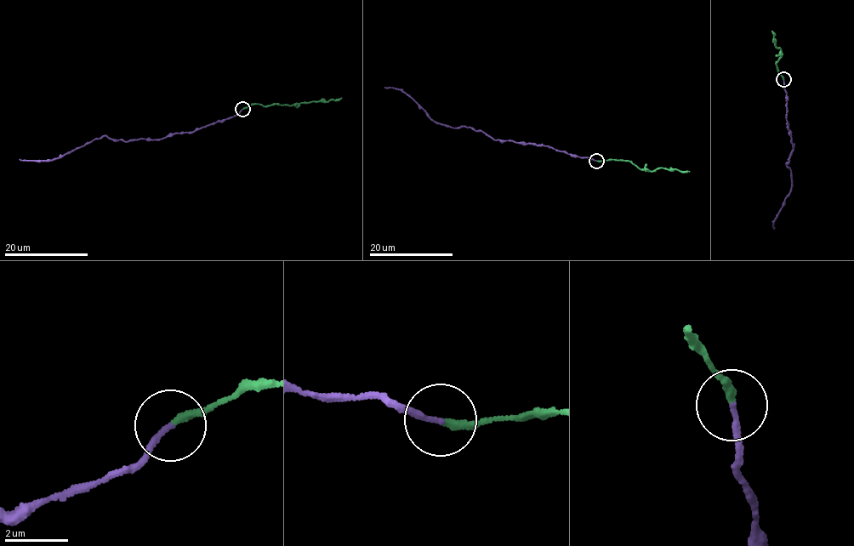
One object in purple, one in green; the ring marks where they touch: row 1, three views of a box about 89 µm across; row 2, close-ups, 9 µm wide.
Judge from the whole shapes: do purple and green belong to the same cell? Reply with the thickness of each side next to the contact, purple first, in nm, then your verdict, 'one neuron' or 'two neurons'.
190 nm thick on the purple side, 240 nm on the other; two neurons

